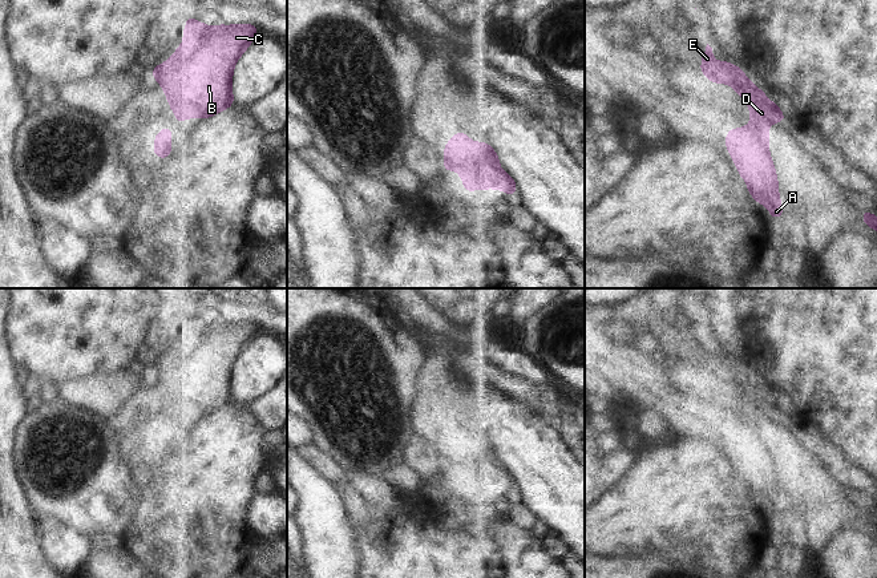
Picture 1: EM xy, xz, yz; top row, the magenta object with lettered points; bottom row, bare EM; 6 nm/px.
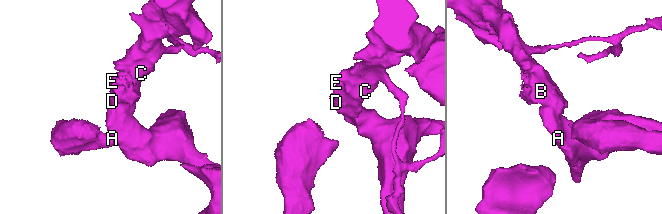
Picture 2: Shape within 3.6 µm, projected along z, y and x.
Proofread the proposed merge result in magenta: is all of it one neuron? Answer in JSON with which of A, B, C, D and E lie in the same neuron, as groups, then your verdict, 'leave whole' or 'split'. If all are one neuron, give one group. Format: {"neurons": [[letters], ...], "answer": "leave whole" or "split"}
{"neurons": [["A"], ["B", "C", "D", "E"]], "answer": "split"}

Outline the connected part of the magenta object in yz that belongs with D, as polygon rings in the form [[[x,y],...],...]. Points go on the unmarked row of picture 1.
[[[707,341],[702,353],[700,369],[716,381],[728,381],[747,400],[751,419],[747,424],[728,428],[728,433],[740,444],[752,444],[760,440],[768,441],[768,425],[776,420],[785,419],[779,404],[768,397],[765,387],[759,388],[755,381],[743,371],[741,365],[720,357],[714,357],[714,348]]]

